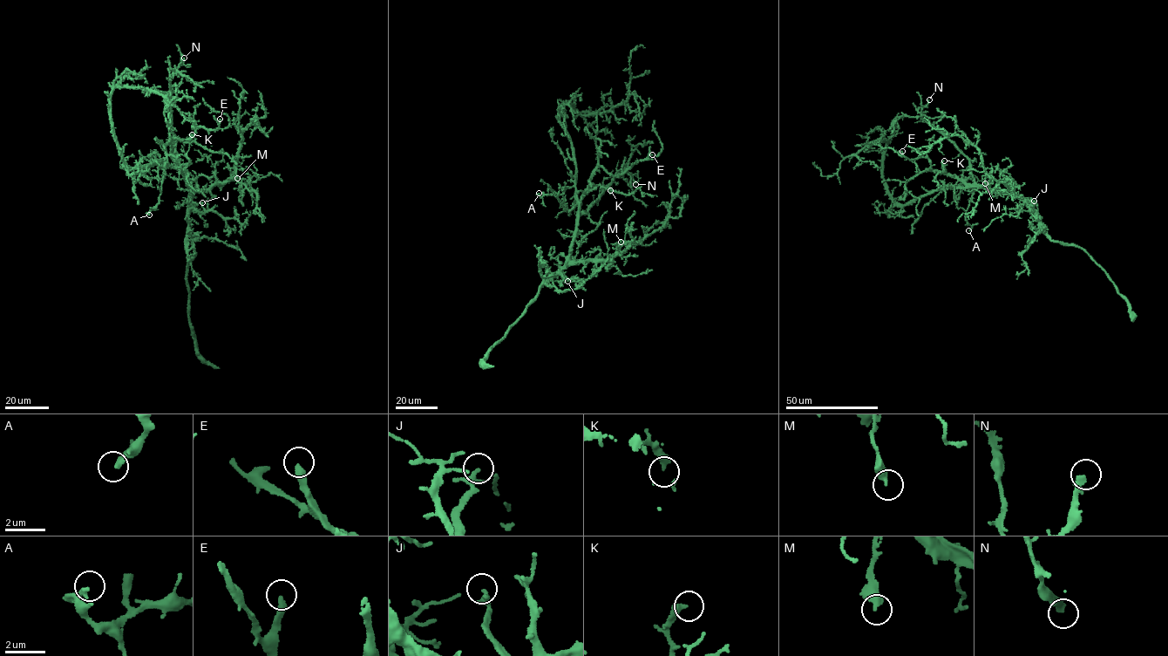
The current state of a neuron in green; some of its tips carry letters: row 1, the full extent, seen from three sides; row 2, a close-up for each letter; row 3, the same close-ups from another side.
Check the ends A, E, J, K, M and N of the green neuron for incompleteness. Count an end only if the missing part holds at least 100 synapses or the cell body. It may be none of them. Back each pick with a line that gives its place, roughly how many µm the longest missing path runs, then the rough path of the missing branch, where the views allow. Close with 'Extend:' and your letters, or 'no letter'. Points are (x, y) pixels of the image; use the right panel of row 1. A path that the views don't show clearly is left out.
Extend: no letter

